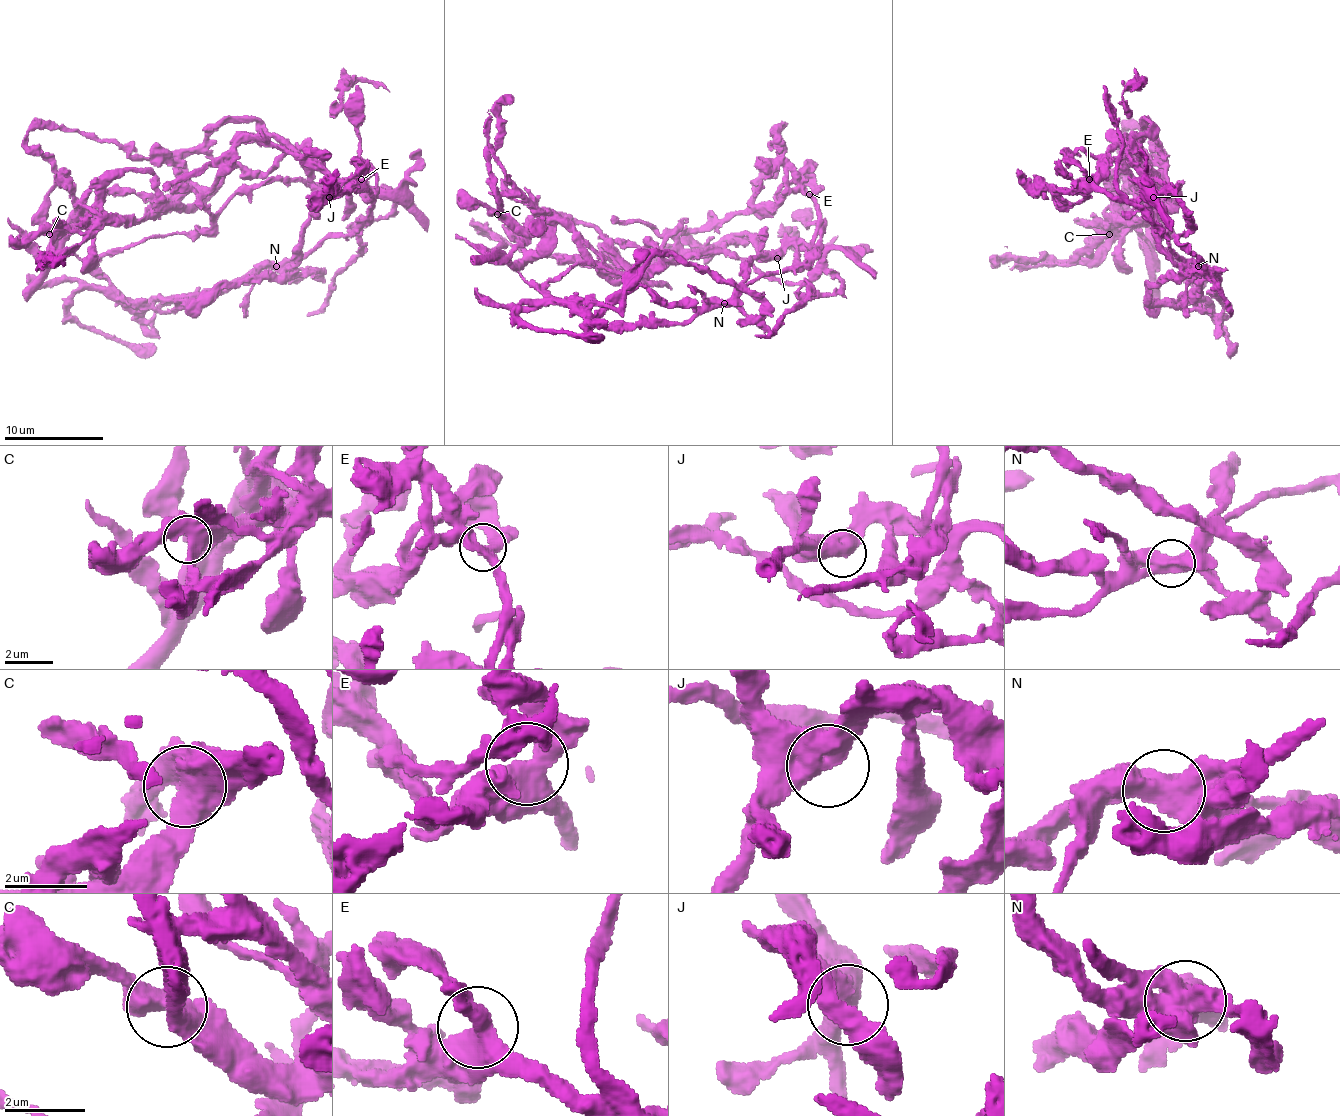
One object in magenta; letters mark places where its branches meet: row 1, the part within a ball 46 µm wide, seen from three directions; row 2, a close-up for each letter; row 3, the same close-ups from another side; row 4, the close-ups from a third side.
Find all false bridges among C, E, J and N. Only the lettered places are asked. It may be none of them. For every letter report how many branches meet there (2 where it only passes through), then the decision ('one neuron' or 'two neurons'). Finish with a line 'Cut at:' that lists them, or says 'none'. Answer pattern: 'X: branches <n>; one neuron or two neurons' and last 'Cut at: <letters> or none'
C: branches 3; one neuron
E: branches 2; one neuron
J: branches 2; one neuron
N: branches 2; two neurons
Cut at: N

